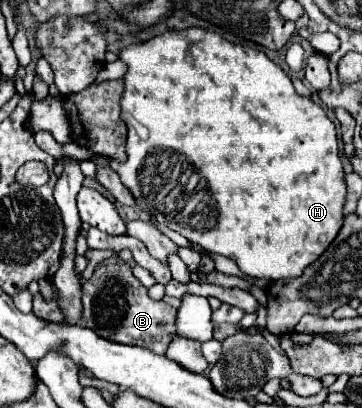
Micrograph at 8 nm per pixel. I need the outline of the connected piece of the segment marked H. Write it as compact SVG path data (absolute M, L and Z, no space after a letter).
M187 27L181 31L165 31L143 43L125 47L119 53L119 59L127 65L127 73L123 77L125 95L121 97L121 119L125 121L129 135L127 135L127 161L119 163L111 160L111 167L119 173L121 183L133 193L139 207L153 213L157 223L177 231L179 235L201 245L203 249L233 259L239 265L239 269L251 277L265 281L299 277L303 269L329 247L329 243L335 239L335 235L343 225L341 211L345 203L343 165L339 159L335 125L325 115L325 111L311 99L297 95L289 75L279 65L275 65L263 51L231 43L211 29Z

